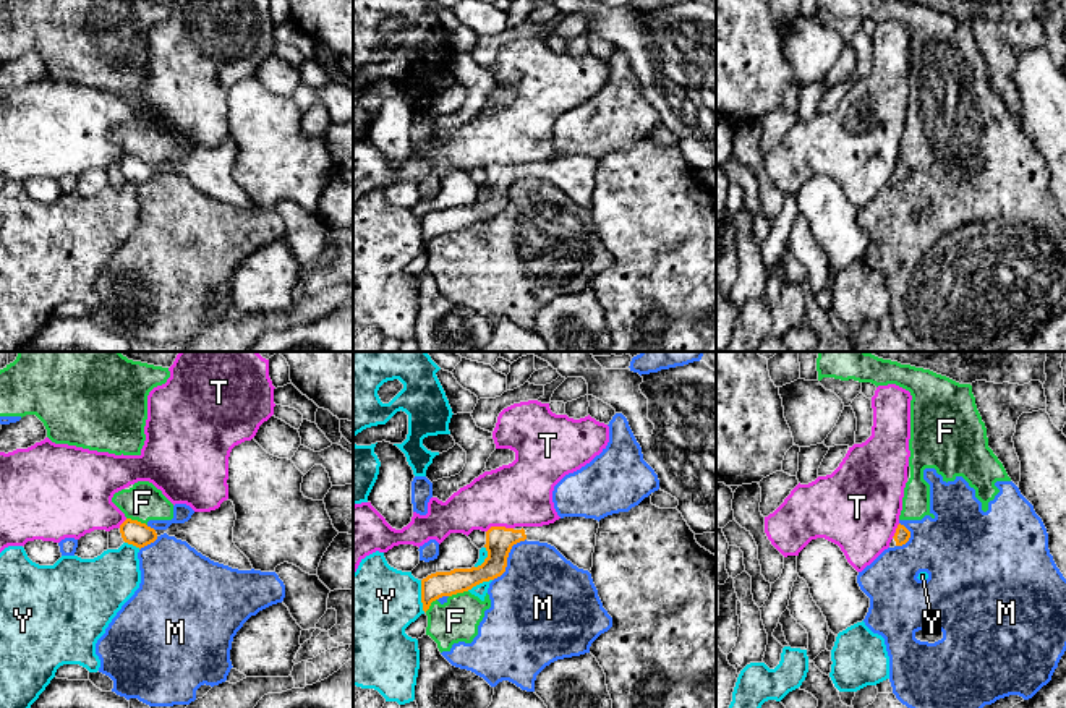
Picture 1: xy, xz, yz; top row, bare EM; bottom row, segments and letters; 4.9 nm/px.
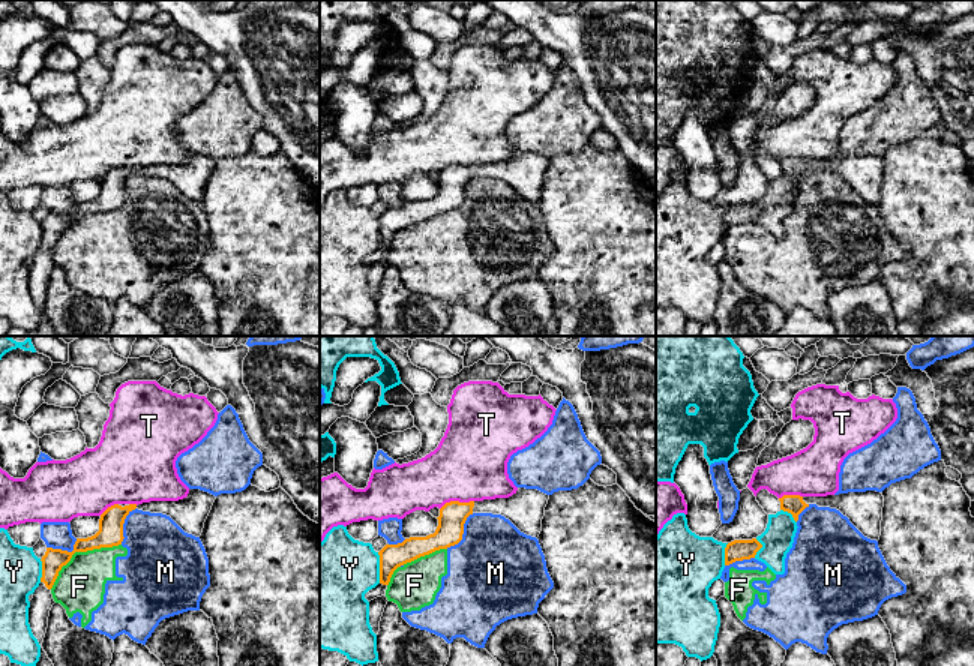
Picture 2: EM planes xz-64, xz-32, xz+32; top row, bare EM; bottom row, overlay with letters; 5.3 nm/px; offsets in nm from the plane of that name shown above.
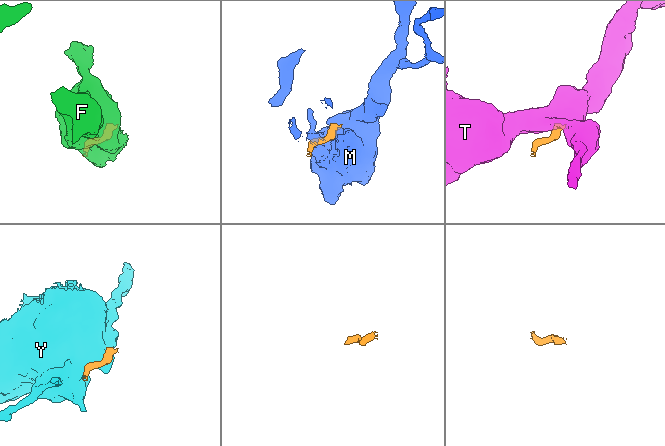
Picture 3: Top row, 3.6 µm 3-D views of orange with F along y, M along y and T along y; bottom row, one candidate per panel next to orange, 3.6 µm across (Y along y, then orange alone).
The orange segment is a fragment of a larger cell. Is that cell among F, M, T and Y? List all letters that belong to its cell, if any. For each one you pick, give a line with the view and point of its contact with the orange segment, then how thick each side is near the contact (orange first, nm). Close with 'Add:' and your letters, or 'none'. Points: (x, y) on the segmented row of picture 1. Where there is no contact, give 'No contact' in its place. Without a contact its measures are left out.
Add: none

